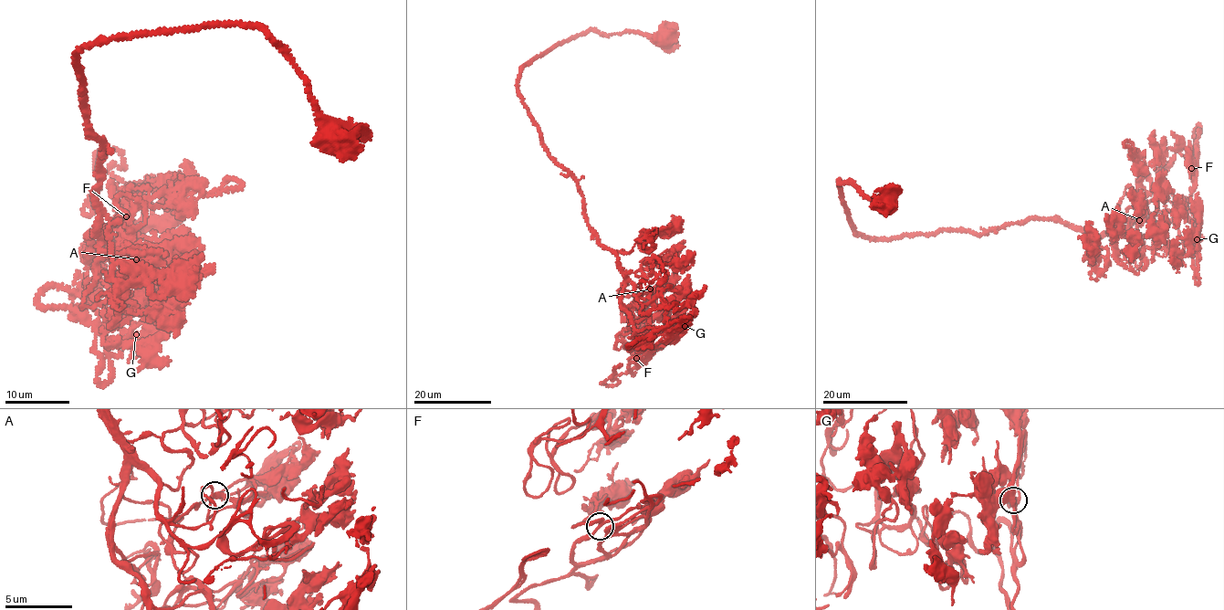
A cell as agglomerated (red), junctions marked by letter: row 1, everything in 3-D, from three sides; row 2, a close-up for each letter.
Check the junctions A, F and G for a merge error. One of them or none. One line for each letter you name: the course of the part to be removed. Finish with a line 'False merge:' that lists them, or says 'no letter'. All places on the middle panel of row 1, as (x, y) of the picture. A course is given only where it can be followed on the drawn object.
False merge: no letter

